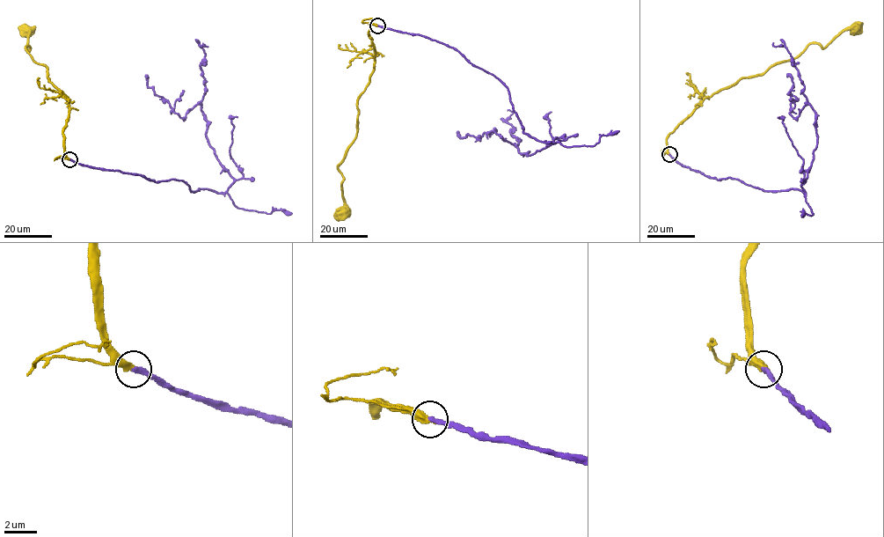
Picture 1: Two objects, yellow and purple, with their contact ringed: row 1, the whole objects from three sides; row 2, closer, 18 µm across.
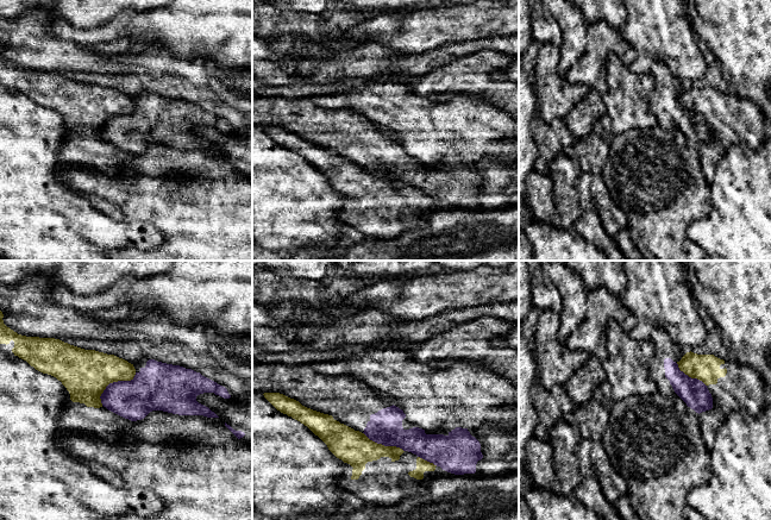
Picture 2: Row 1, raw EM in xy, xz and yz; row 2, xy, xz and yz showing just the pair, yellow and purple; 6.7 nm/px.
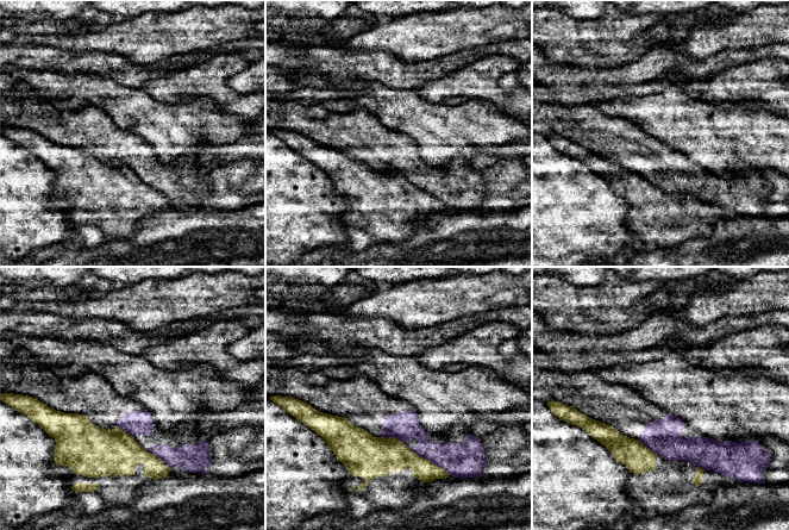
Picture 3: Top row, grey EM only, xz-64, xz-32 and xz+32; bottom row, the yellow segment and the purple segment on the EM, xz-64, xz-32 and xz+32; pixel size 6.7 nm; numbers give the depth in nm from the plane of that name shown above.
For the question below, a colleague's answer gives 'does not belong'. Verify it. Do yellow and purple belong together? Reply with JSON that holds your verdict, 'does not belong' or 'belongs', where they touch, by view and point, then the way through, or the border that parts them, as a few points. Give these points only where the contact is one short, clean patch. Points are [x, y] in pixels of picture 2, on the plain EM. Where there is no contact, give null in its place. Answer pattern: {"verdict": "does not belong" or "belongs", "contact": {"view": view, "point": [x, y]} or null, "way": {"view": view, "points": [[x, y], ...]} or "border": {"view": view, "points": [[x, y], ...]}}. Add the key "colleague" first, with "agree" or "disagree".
{"colleague": "agree", "verdict": "does not belong", "contact": {"view": "xy", "point": [112, 116]}}

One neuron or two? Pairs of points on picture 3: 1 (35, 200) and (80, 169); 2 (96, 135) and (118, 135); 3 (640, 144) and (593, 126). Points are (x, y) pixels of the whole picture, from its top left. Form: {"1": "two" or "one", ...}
{"1": "two", "2": "one", "3": "one"}

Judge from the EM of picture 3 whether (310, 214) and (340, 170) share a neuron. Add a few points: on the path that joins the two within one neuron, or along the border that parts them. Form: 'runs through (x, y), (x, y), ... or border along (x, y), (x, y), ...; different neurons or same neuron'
border along (312, 163), (325, 174), (334, 189), (349, 205); different neurons

